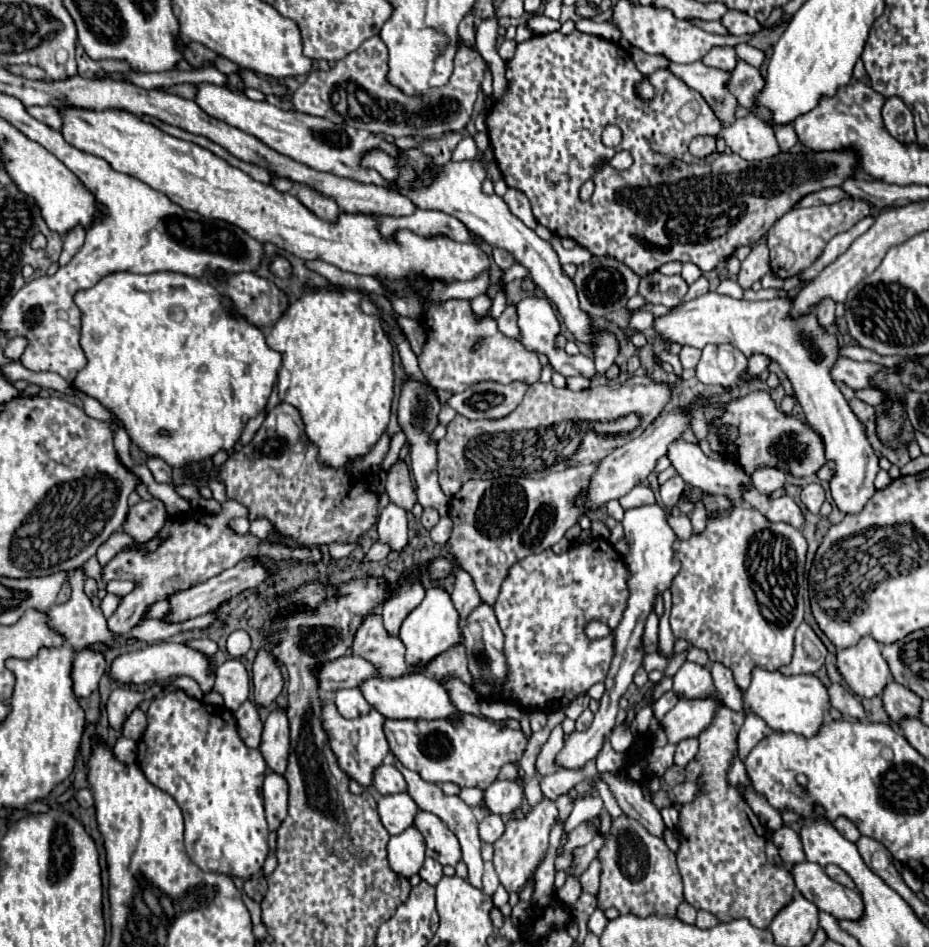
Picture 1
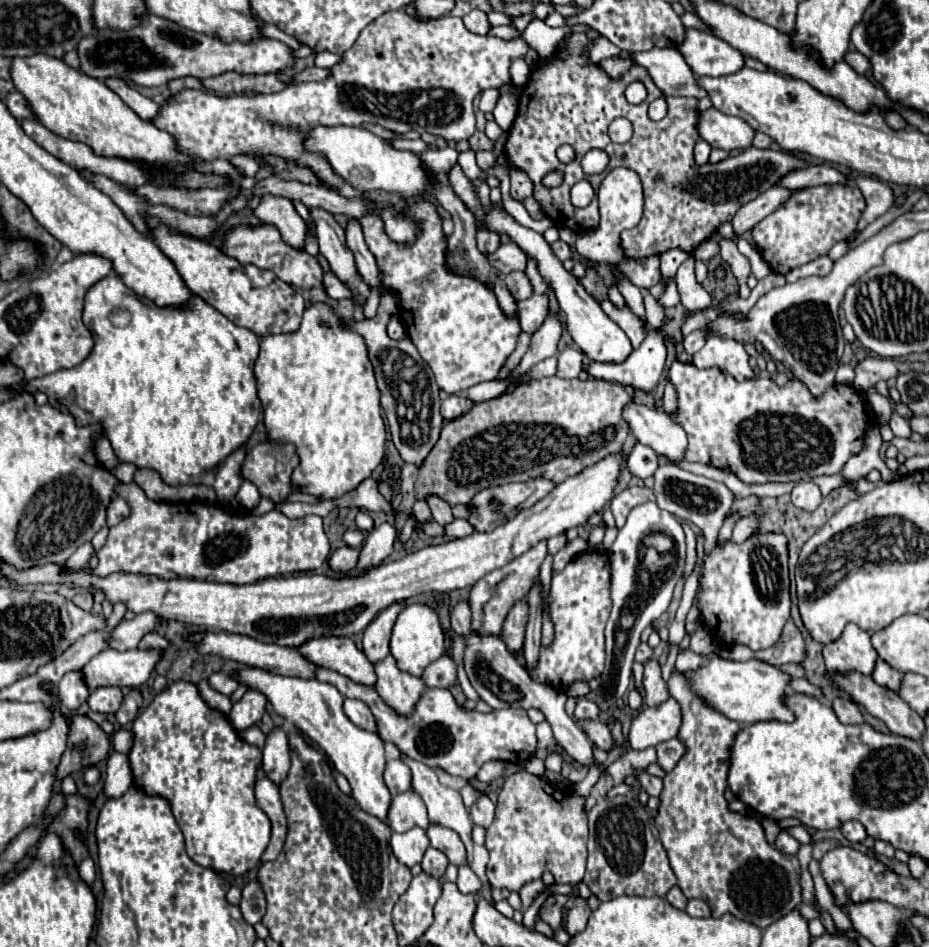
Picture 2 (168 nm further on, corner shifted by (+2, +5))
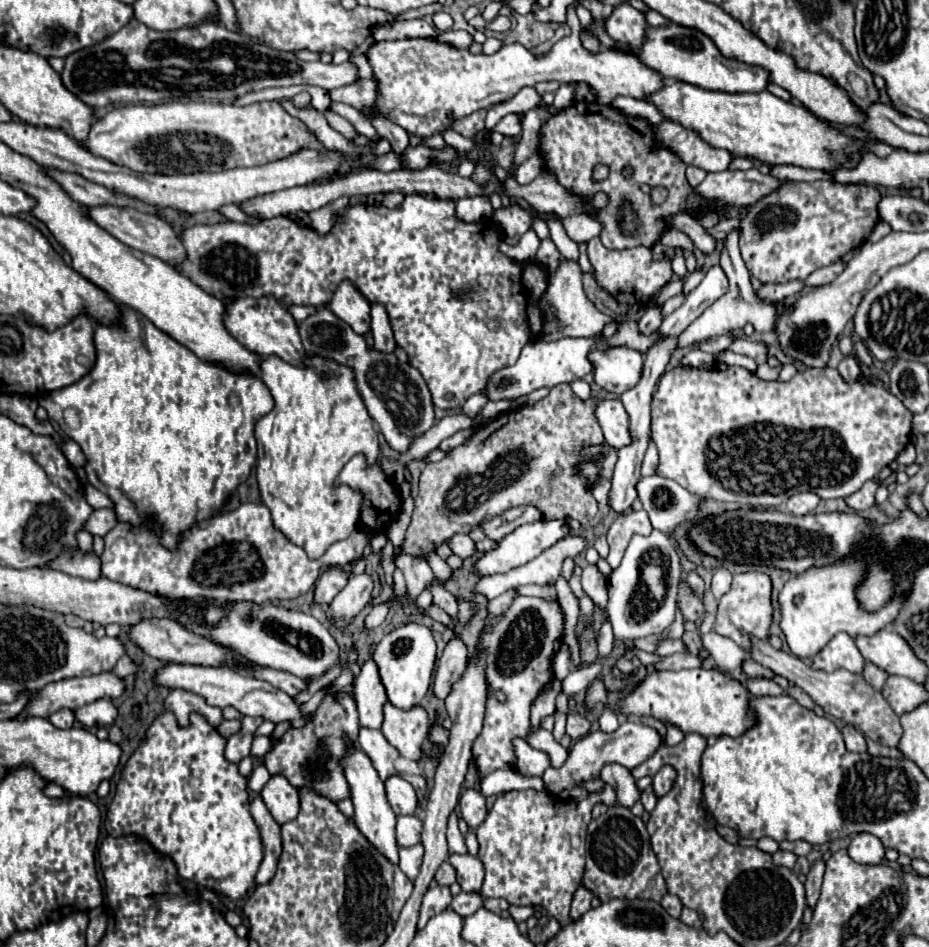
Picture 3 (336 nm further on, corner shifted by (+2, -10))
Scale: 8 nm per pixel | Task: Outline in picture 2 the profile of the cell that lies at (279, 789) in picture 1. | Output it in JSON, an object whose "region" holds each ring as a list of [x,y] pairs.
{"region":[[[262,777],[256,781],[256,803],[258,807],[268,815],[270,823],[272,823],[272,835],[270,835],[270,843],[262,855],[262,861],[274,861],[278,857],[278,853],[284,847],[284,839],[286,839],[286,815],[282,809],[282,801],[280,801],[280,791],[278,787],[268,779]]]}

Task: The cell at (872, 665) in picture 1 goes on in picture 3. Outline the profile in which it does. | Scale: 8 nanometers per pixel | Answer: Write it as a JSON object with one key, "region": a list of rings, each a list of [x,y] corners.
{"region":[[[840,632],[816,654],[816,658],[812,660],[812,666],[824,672],[834,672],[838,668],[844,668],[852,674],[862,674],[866,662],[860,650],[856,648],[854,638],[848,636],[846,632]]]}

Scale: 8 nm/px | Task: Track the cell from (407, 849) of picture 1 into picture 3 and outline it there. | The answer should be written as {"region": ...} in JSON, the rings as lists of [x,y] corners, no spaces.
{"region":[[[416,844],[416,846],[410,846],[410,848],[400,848],[398,866],[410,880],[414,880],[420,872],[422,858],[424,858],[424,846],[422,844]]]}

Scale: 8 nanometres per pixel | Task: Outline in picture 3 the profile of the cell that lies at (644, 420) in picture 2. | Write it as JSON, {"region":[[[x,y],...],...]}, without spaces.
{"region":[[[600,400],[596,408],[596,418],[602,426],[604,438],[614,448],[624,448],[634,442],[630,434],[630,420],[628,412],[620,400]]]}

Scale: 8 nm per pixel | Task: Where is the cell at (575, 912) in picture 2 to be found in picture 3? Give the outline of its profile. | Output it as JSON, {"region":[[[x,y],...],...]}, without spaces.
{"region":[[[578,888],[576,896],[572,900],[572,910],[570,910],[570,920],[576,922],[580,920],[588,910],[590,910],[590,902],[592,902],[592,894],[586,888]]]}

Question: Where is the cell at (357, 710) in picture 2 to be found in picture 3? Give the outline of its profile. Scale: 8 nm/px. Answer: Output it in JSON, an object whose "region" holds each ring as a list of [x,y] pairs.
{"region":[[[360,728],[360,734],[358,734],[356,742],[368,754],[368,758],[372,760],[372,764],[378,770],[382,780],[396,774],[394,760],[398,758],[398,750],[384,738],[384,734],[380,730]]]}

